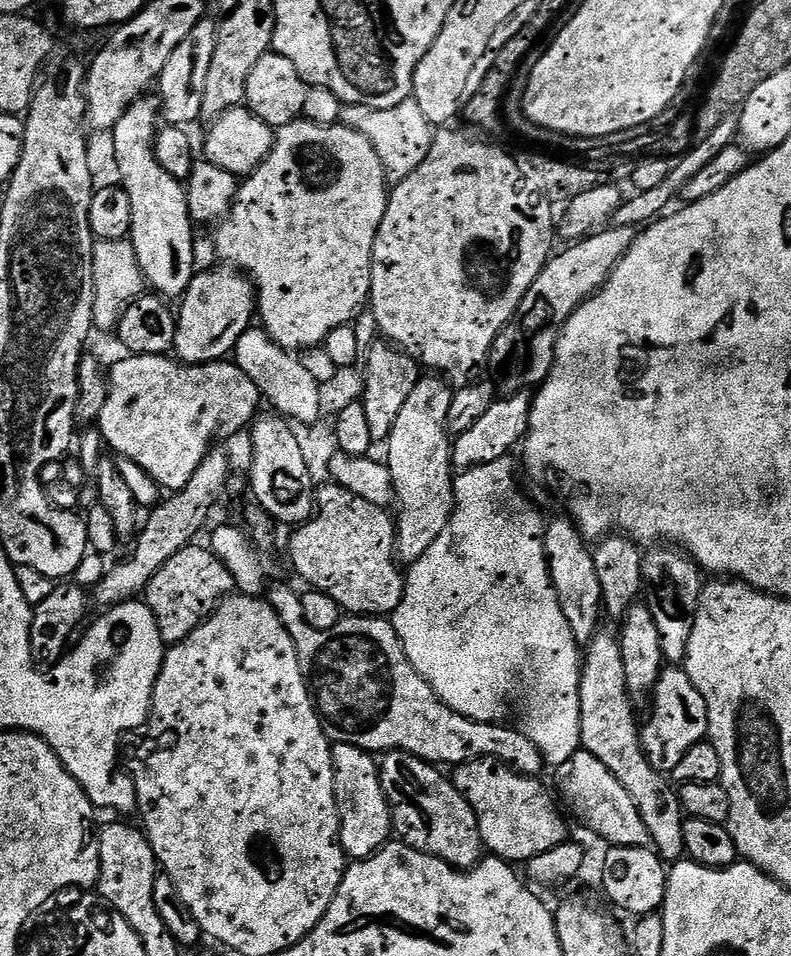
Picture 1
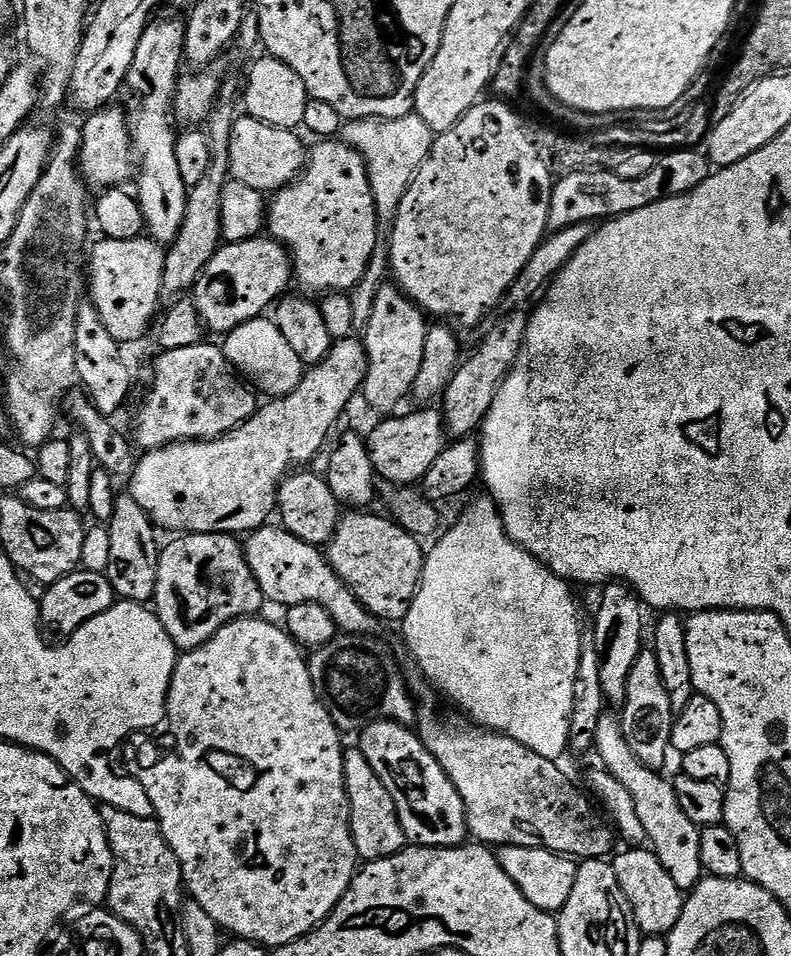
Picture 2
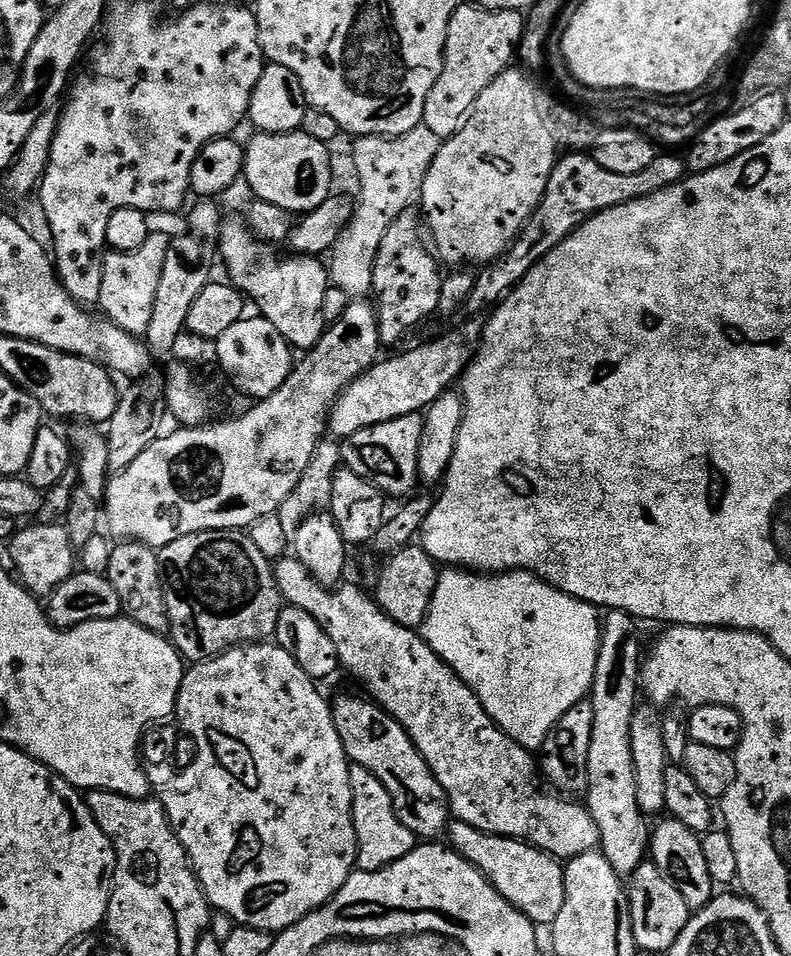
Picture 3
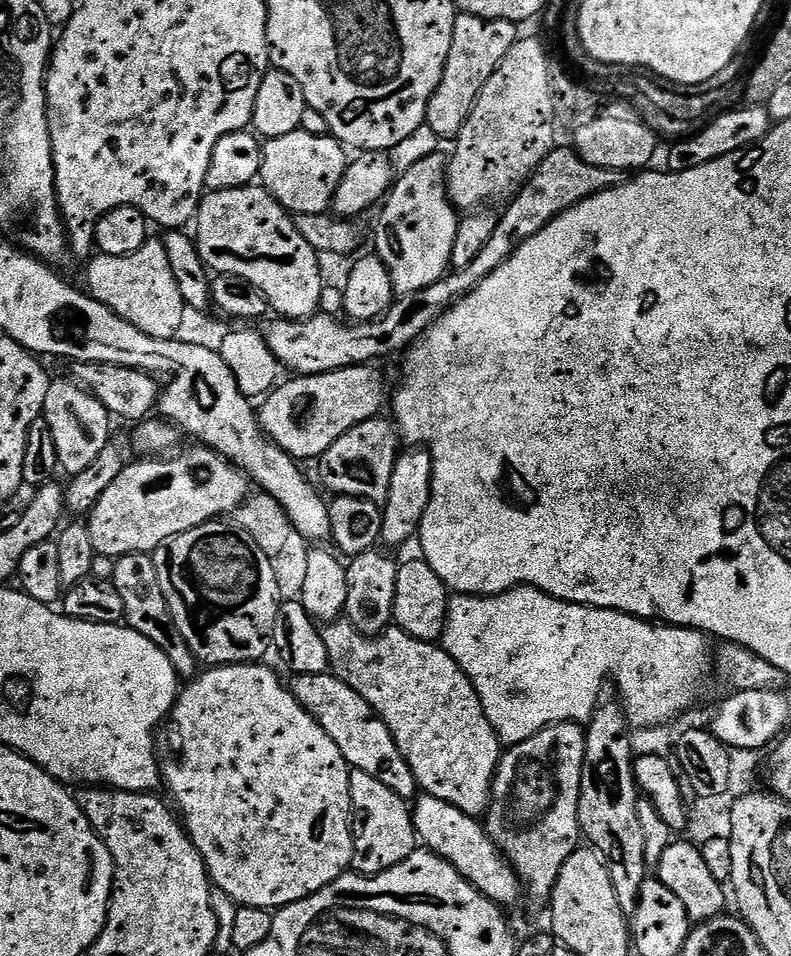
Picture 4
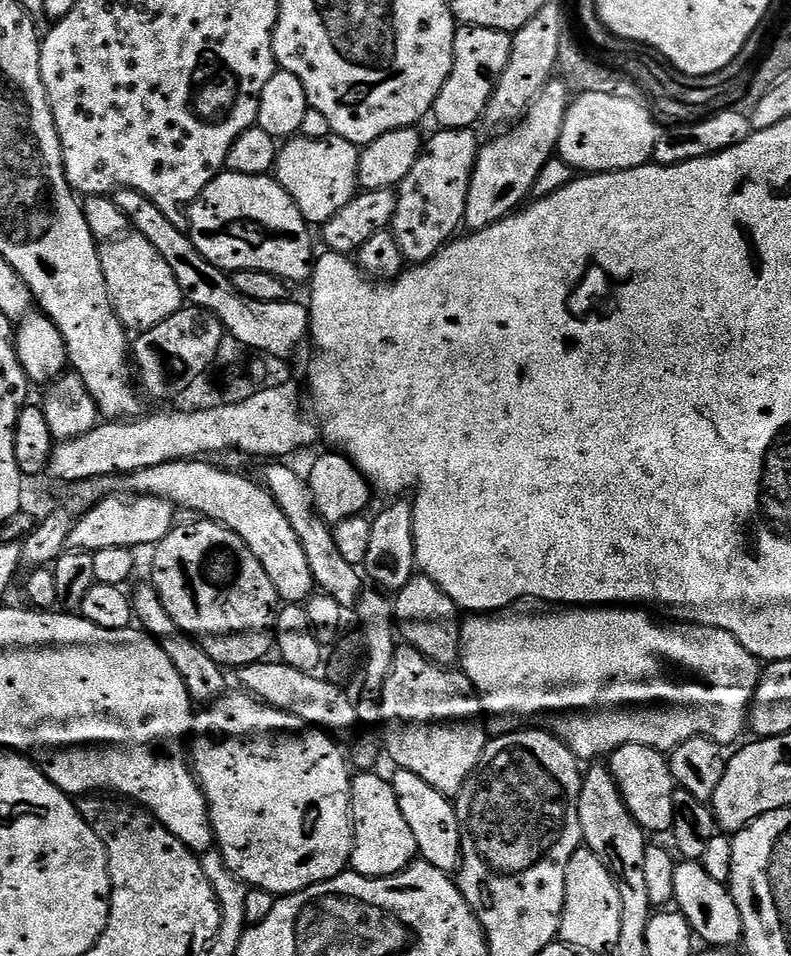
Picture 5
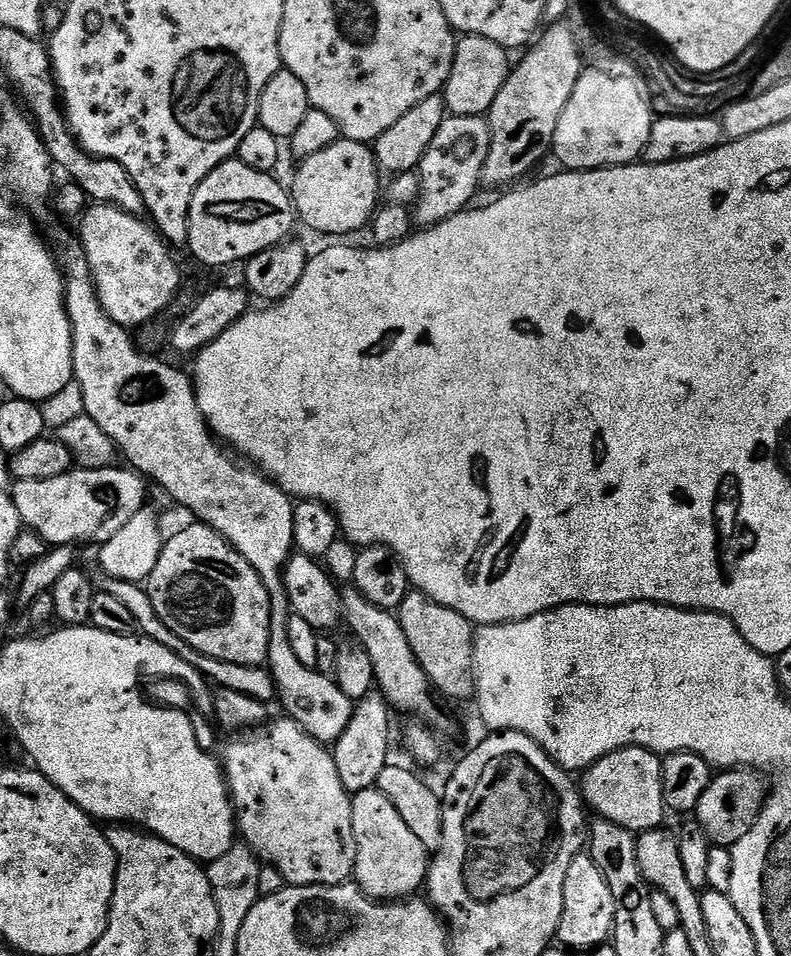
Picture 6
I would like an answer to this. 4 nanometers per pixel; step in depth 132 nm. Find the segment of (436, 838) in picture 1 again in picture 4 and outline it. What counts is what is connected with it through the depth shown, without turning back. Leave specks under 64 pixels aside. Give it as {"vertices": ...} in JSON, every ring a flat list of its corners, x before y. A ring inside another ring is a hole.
{"vertices":[[330,672,322,675,295,675,293,681,290,687,299,704,334,739,334,744,338,746,351,769,378,778,404,799,411,799,417,793,418,785,413,771,398,750,392,731,356,690,351,690,346,682]]}

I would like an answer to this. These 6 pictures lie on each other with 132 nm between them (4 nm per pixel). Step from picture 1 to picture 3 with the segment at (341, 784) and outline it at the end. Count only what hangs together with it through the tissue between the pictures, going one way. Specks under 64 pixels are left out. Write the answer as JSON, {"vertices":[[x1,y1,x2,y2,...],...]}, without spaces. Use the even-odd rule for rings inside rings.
{"vertices":[[361,765,350,767,352,817,356,835,356,868,362,872,377,872,406,858,418,847,418,837,399,821,398,814,385,786]]}

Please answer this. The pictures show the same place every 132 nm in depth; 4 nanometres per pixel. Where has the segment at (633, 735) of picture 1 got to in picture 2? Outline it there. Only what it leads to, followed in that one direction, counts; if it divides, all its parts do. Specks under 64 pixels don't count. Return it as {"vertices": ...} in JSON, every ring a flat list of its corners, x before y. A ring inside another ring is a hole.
{"vertices":[[605,714,598,722,598,734,594,745,595,755,600,755,603,771,608,772,626,790,630,790,630,798,634,798,634,810,642,821,642,830,646,830,646,841,651,851,666,866,666,874,674,878,674,886,687,894,700,883,705,875,702,866,702,854,698,854,700,845,700,828,686,814,682,814,682,806,678,806,678,794,674,794,672,780,663,780,661,773,647,768,635,757,626,742,619,719,615,715]]}

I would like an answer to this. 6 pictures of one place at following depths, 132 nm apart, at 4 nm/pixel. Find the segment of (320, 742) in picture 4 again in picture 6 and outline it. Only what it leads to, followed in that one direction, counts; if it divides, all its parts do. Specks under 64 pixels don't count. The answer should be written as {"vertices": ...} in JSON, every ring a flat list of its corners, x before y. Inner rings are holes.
{"vertices":[[283,718,273,719,263,726,257,726,251,730,239,733,237,740,232,740,224,748,222,755,222,771,228,786,228,794,232,802,235,823,238,832,242,835,243,843,247,844,261,861,267,862,280,871,289,885,301,884,343,884,353,879,356,871,356,843,354,842,354,830,352,829,352,796,342,786,342,778,338,778,338,766,334,762,332,752,325,745,318,743,310,733,304,731,295,720]]}

